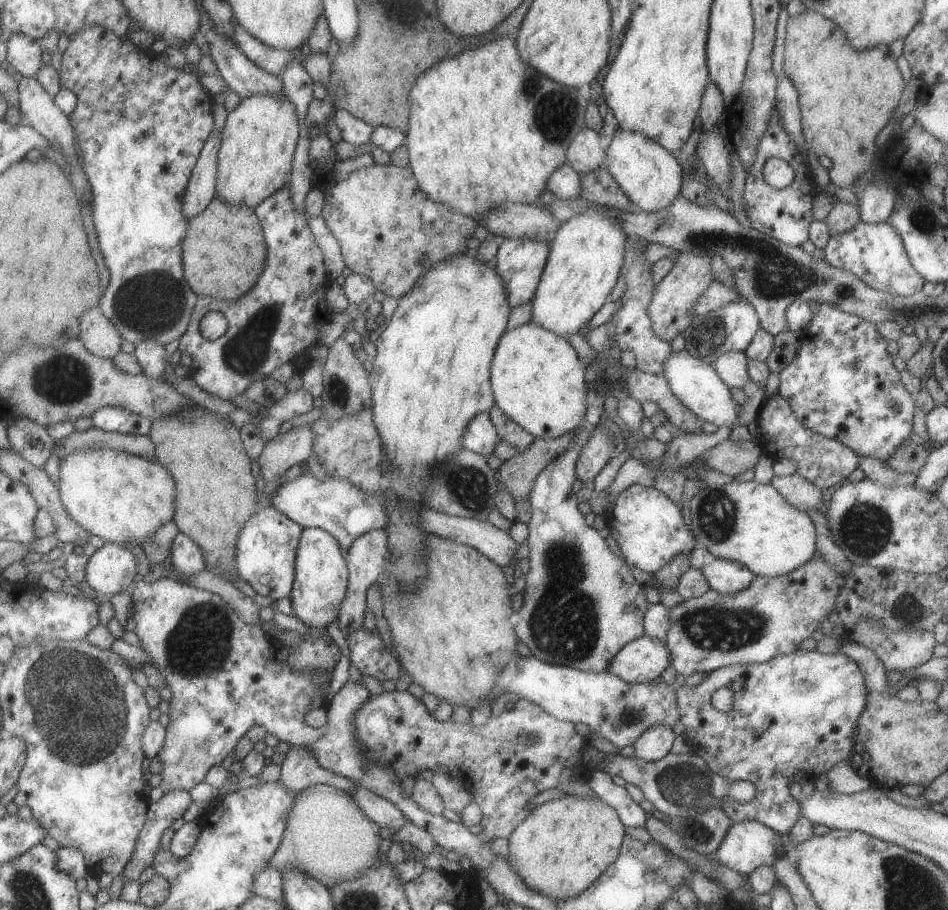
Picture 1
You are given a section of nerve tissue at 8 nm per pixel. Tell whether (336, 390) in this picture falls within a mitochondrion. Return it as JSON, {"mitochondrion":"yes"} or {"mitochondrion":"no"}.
{"mitochondrion":"yes"}

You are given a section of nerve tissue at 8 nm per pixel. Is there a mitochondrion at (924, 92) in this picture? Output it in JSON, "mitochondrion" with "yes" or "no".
{"mitochondrion":"no"}

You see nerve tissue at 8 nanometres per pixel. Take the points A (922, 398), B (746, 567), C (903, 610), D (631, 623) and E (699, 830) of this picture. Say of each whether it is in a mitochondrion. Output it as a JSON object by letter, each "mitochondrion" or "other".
{"A":"other","B":"other","C":"mitochondrion","D":"other","E":"mitochondrion"}

